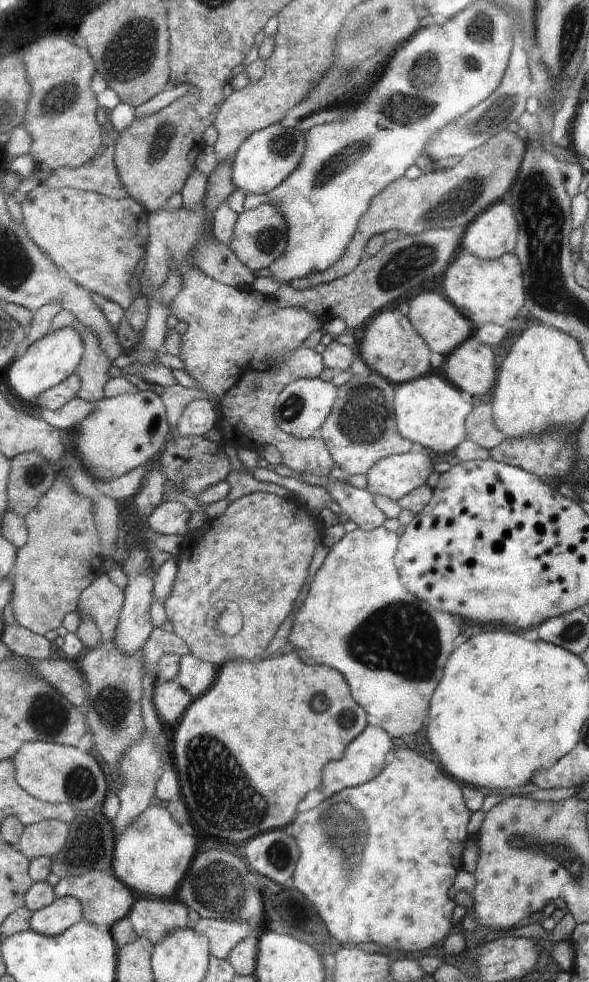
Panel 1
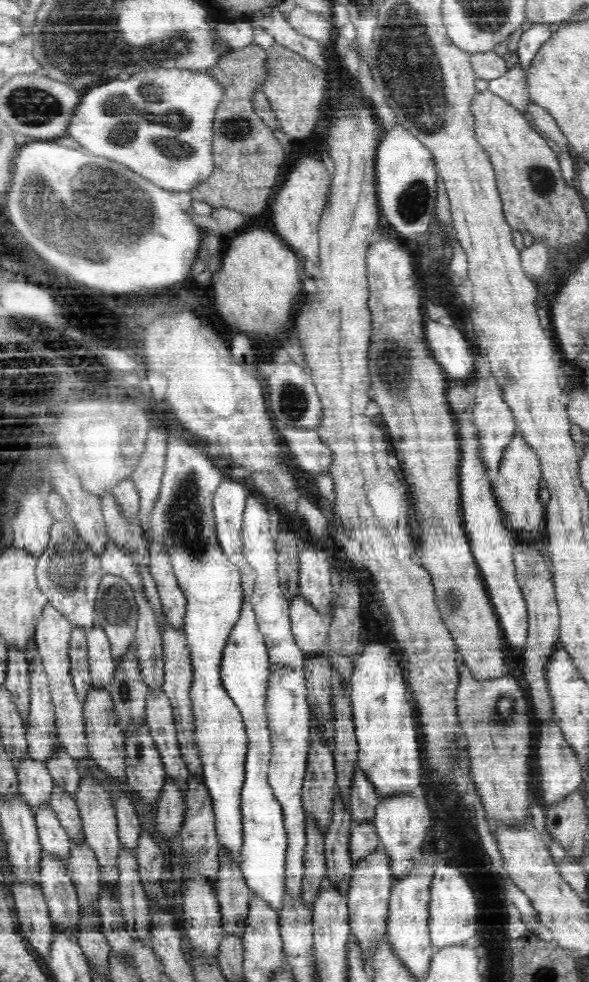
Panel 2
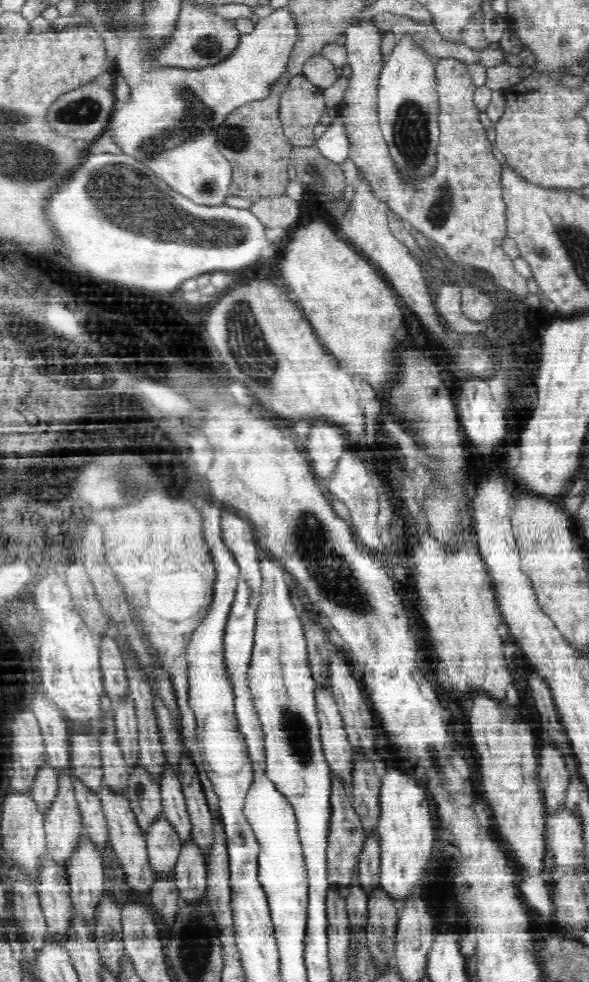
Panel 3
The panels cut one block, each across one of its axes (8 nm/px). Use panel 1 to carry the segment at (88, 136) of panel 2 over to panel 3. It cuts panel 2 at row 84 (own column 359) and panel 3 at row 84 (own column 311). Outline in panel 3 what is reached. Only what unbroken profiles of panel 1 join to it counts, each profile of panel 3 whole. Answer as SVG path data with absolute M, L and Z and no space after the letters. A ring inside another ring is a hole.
M288 5L277 8L270 16L256 20L254 30L250 34L241 34L236 50L222 62L206 68L177 68L177 66L152 65L142 57L139 47L139 35L122 29L118 32L119 51L117 61L118 74L122 74L130 87L130 101L116 105L110 116L112 124L111 138L118 138L124 154L138 158L158 178L161 178L172 190L185 196L194 204L204 206L228 205L234 208L249 209L254 202L240 196L229 196L230 184L233 182L233 169L222 154L218 153L214 131L222 128L222 124L235 109L253 101L267 98L274 84L284 74L290 52L297 42L297 22Z

